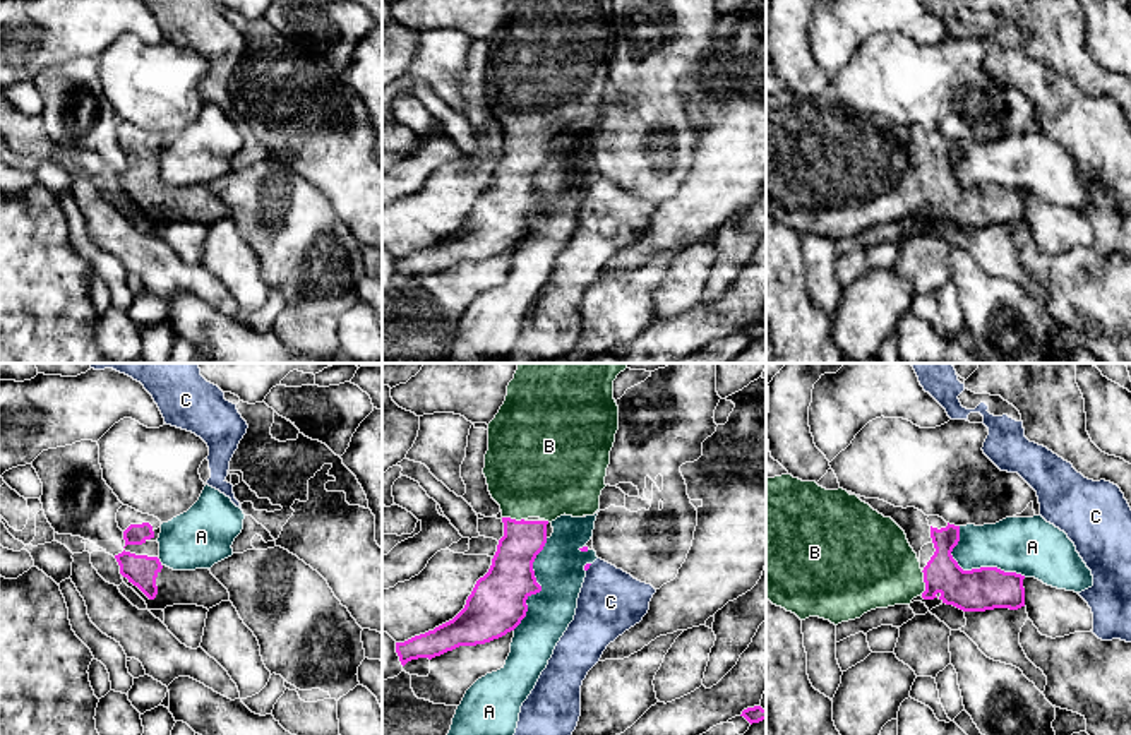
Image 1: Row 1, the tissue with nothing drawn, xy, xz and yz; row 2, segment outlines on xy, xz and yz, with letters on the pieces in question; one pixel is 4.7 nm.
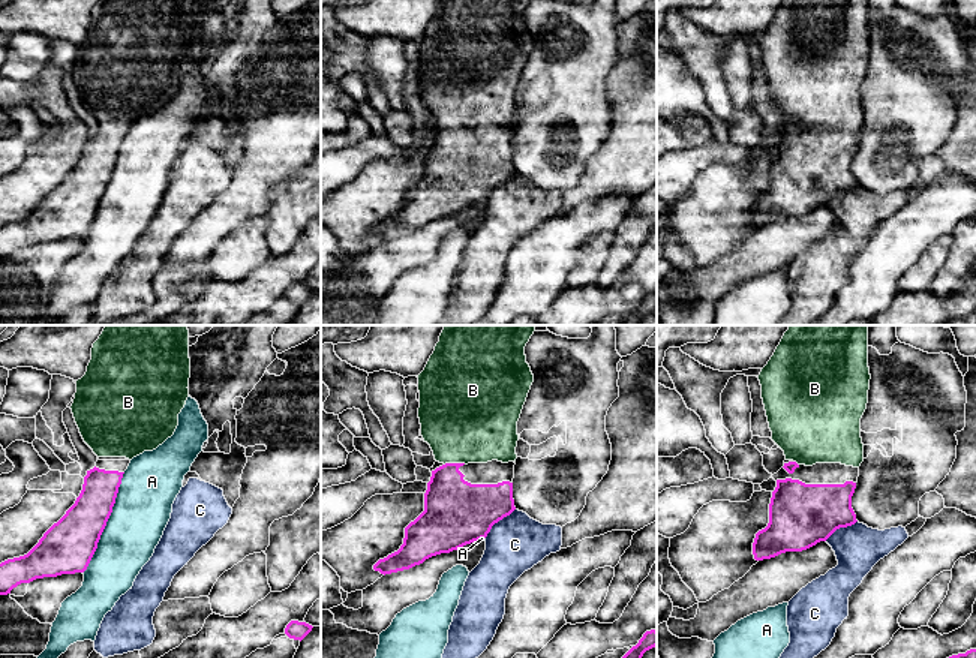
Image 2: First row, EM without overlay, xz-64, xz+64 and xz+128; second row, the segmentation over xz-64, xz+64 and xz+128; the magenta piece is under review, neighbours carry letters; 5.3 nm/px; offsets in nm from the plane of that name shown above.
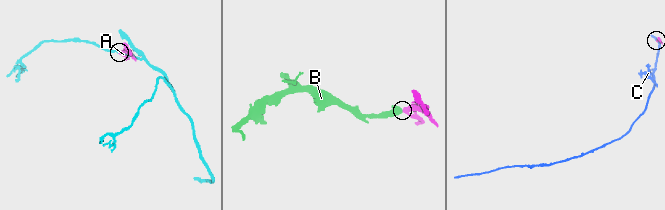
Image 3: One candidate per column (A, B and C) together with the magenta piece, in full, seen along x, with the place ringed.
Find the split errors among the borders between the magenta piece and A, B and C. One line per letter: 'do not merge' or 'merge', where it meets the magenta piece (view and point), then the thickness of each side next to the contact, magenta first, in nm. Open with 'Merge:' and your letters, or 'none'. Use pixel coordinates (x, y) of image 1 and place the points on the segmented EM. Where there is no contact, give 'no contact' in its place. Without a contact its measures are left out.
Merge: B
A: do not merge; meets magenta in yz at (974, 569); 200 nm thick on the magenta side, 260 nm on the other
B: merge; meets magenta in yz at (924, 581); 200 nm thick on the magenta side, 380 nm on the other
C: do not merge; meets magenta in xz at (588, 567); 20 nm thick on the magenta side, 300 nm on the other

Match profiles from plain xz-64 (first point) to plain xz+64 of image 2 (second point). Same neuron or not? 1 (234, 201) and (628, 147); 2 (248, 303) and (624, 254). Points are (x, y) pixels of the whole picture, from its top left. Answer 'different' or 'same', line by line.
1: same
2: different

